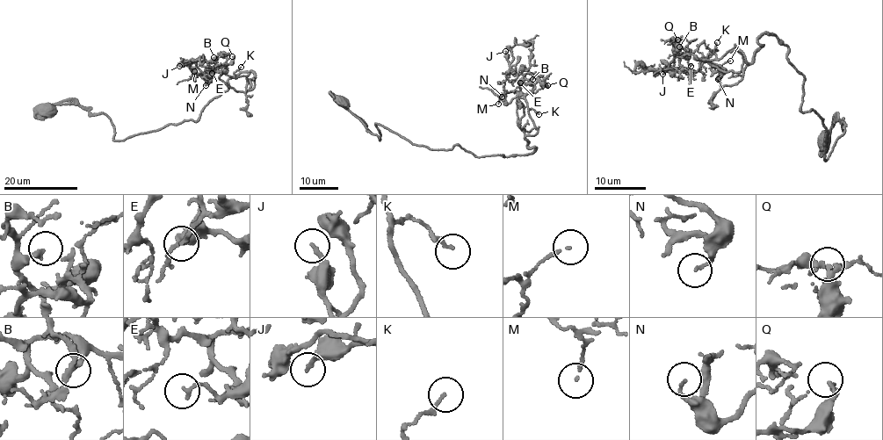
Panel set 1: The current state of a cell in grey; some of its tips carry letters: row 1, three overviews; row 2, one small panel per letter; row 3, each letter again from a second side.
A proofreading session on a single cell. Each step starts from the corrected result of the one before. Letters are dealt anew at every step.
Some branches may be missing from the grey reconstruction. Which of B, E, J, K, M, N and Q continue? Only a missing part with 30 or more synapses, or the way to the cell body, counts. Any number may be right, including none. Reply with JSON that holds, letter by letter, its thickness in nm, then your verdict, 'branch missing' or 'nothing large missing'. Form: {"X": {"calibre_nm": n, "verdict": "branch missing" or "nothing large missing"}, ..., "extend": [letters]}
{"B": {"calibre_nm": 240, "verdict": "nothing large missing"}, "E": {"calibre_nm": 160, "verdict": "nothing large missing"}, "J": {"calibre_nm": 150, "verdict": "nothing large missing"}, "K": {"calibre_nm": 110, "verdict": "nothing large missing"}, "M": {"calibre_nm": 120, "verdict": "nothing large missing"}, "N": {"calibre_nm": 150, "verdict": "nothing large missing"}, "Q": {"calibre_nm": 220, "verdict": "nothing large missing"}, "extend": []}

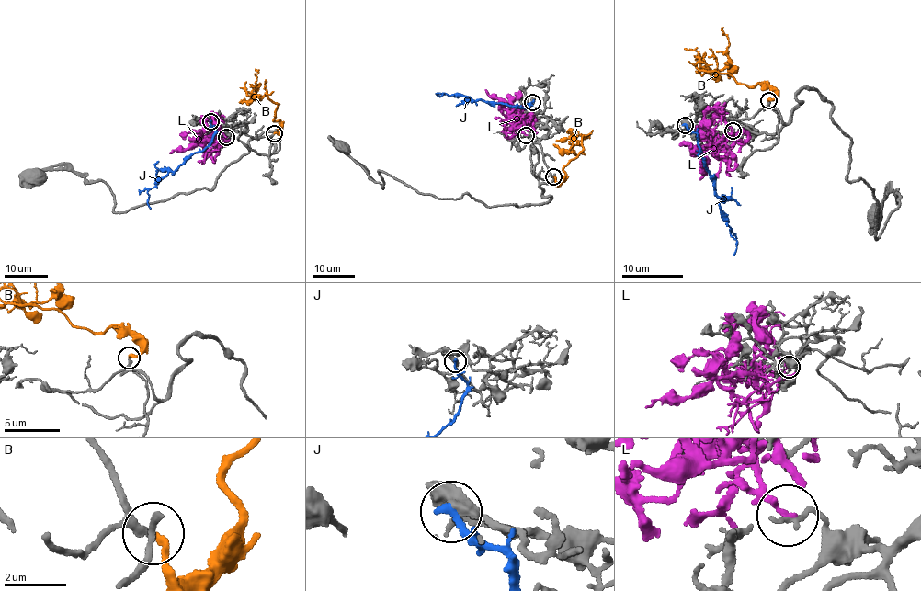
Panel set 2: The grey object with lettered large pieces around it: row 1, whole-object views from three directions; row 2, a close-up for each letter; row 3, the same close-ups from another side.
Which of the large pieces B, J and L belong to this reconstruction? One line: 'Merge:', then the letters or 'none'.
Merge: B

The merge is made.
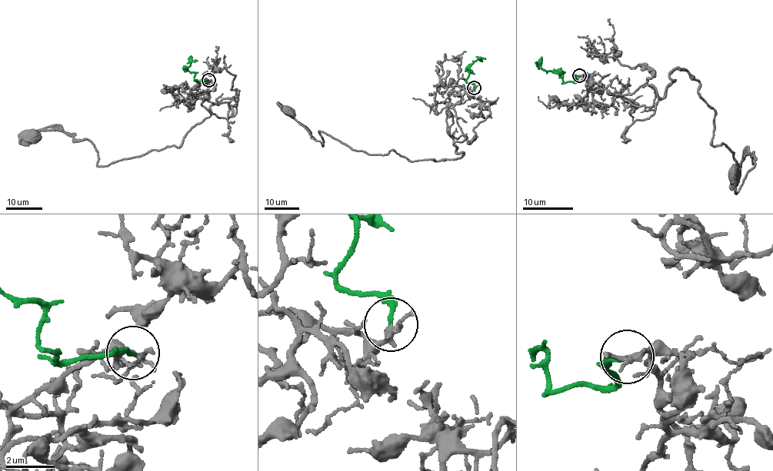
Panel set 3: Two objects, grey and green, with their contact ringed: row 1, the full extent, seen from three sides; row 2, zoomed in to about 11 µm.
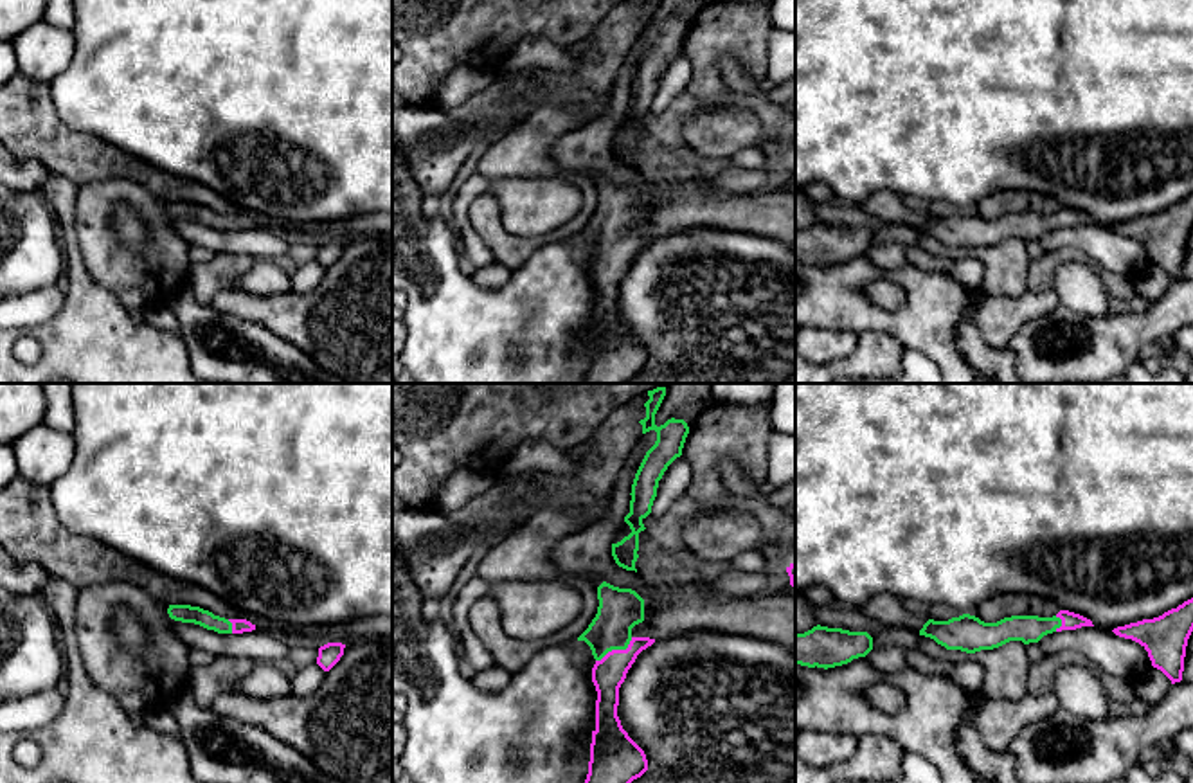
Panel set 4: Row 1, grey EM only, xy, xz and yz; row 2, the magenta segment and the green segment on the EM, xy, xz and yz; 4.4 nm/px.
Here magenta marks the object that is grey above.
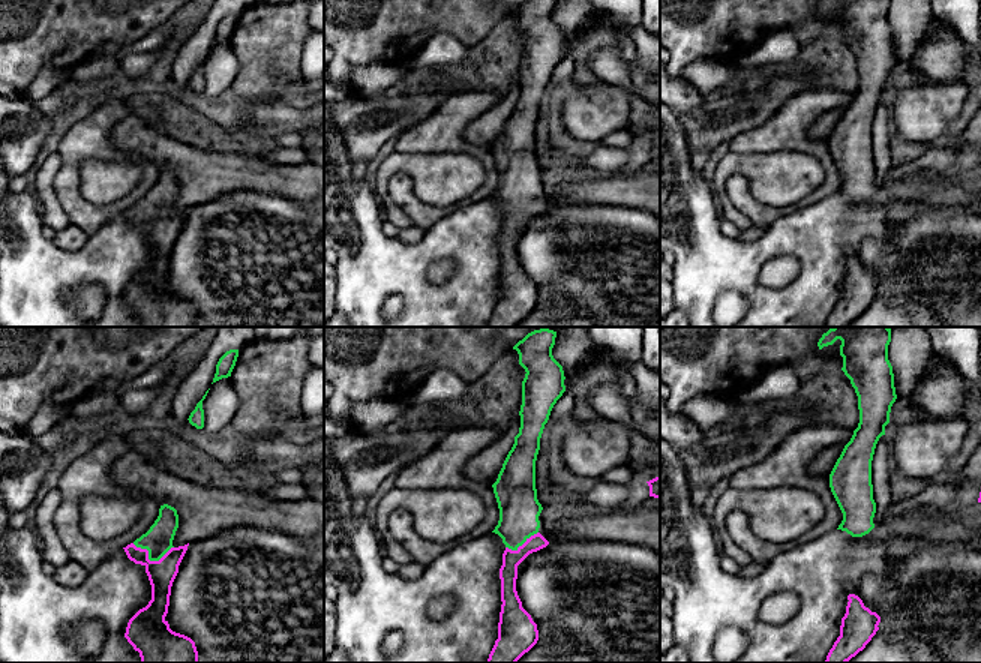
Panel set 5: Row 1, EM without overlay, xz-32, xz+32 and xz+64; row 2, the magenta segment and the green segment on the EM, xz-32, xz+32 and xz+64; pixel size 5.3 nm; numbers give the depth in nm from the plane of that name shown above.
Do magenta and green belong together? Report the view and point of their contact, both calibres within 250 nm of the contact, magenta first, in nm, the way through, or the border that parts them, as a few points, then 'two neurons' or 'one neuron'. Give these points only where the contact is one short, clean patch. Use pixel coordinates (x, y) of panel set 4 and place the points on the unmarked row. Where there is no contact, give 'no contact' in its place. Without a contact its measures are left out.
contact xz (616, 247); calibres 150 and 190 nm; way xz (609, 270), (616, 247), (616, 213), (619, 207); one neuron

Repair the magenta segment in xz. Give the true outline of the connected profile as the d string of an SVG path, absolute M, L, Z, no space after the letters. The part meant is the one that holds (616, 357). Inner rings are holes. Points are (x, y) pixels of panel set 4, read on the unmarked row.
M603 178L597 196L596 214L578 234L590 243L596 256L592 279L597 288L596 326L583 383L628 383L648 367L648 356L621 322L619 284L637 252L655 236L632 232L632 225L644 218L644 196L635 187Z

